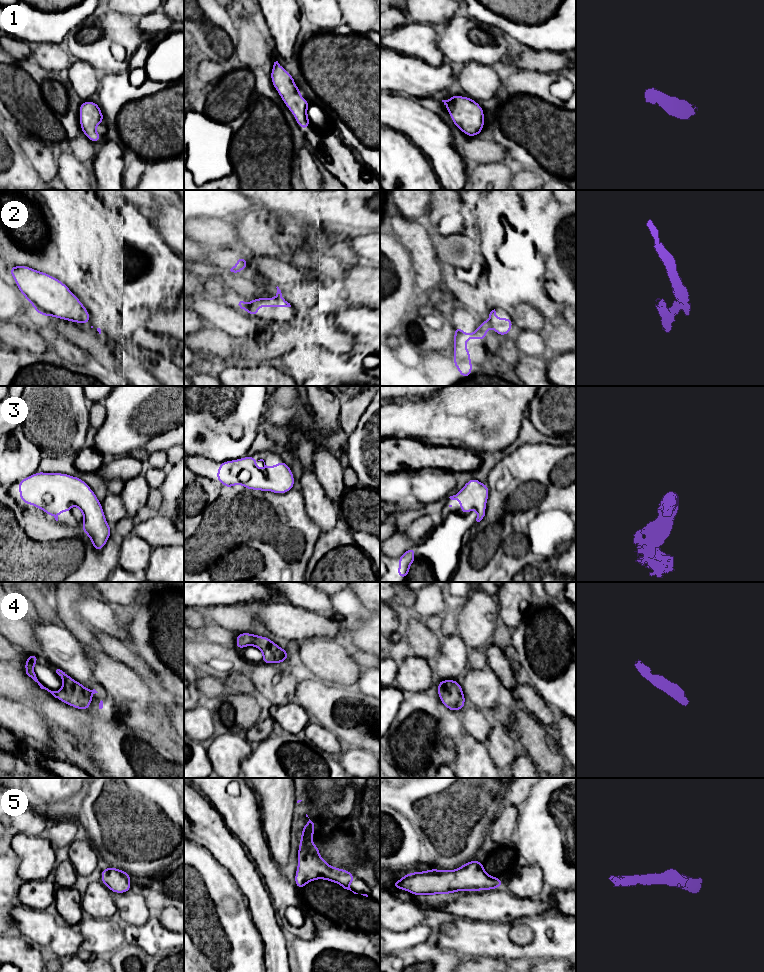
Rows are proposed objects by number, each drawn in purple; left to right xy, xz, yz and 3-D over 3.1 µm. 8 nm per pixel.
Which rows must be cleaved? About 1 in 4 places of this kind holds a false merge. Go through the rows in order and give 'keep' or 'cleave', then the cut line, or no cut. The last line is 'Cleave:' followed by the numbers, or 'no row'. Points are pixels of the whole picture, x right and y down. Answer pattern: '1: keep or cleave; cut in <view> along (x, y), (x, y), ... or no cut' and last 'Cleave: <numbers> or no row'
1: keep; no cut
2: cleave; cut in yz along (489, 319), (490, 323)
3: keep; no cut
4: keep; no cut
5: keep; no cut
Cleave: 2

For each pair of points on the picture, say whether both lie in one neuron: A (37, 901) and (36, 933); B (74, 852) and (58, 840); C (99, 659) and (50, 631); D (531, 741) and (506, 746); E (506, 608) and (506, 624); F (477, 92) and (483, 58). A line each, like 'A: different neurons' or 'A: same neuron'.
A: different neurons
B: different neurons
C: different neurons
D: different neurons
E: same neuron
F: different neurons

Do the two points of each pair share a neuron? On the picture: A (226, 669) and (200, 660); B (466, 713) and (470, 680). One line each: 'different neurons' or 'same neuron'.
A: same neuron
B: different neurons

